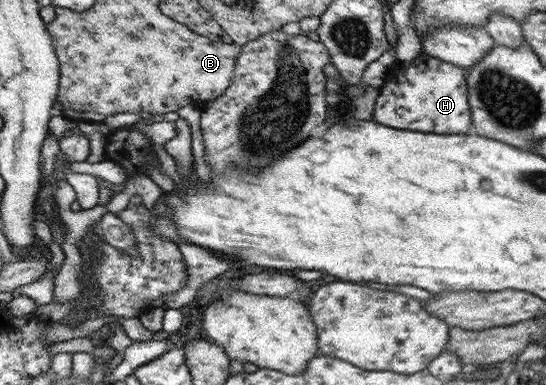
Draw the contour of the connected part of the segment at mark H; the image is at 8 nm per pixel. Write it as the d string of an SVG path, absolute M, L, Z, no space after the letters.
M420 53L410 64L400 66L399 72L390 76L380 88L375 100L374 121L400 130L436 133L443 135L466 134L473 124L466 70L450 64L428 53Z

